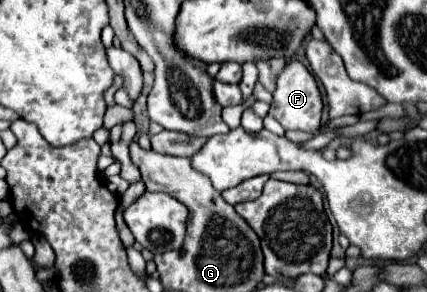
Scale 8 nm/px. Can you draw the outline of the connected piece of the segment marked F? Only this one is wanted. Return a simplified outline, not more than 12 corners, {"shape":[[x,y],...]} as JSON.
{"shape":[[298,59],[276,79],[268,115],[316,133],[324,103]]}

